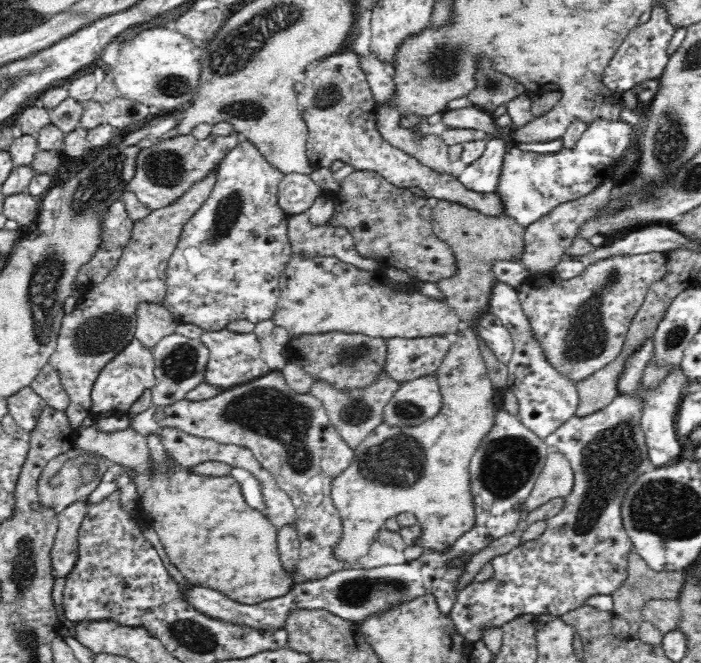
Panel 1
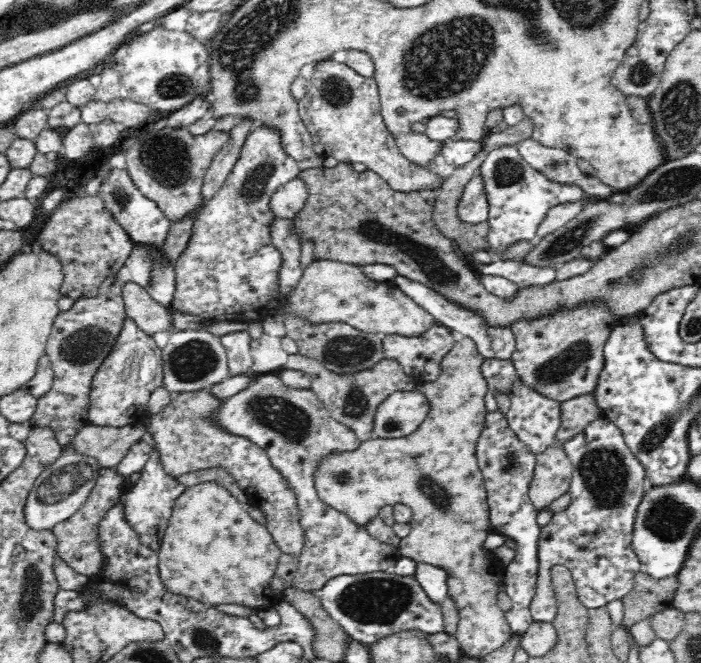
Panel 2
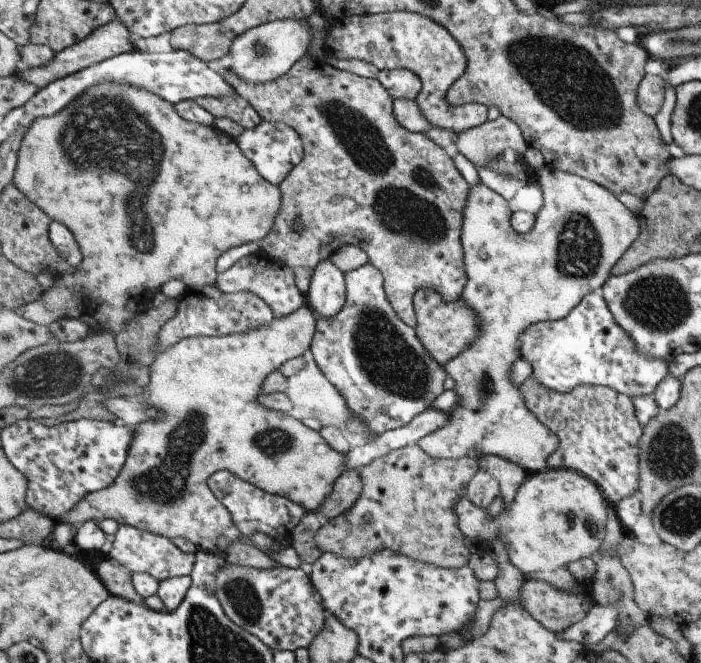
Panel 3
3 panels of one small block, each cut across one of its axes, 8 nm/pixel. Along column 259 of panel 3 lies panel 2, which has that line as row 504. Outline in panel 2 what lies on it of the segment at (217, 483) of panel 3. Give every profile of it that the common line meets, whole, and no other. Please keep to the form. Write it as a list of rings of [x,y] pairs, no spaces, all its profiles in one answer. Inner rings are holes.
[[[498,410],[488,411],[488,414],[486,414],[485,428],[475,450],[476,462],[483,479],[484,489],[486,489],[486,504],[489,512],[488,523],[490,523],[489,532],[504,535],[508,538],[509,544],[518,550],[518,557],[511,563],[508,574],[503,577],[502,586],[512,601],[510,610],[504,611],[504,617],[506,617],[506,621],[508,621],[512,632],[521,635],[535,621],[529,608],[535,594],[535,571],[538,570],[537,551],[541,527],[536,522],[537,511],[528,497],[528,489],[530,482],[534,478],[537,456],[534,455],[534,452],[530,451],[530,447],[526,446],[526,443],[518,439],[518,436],[510,429],[504,414],[500,414]]]

